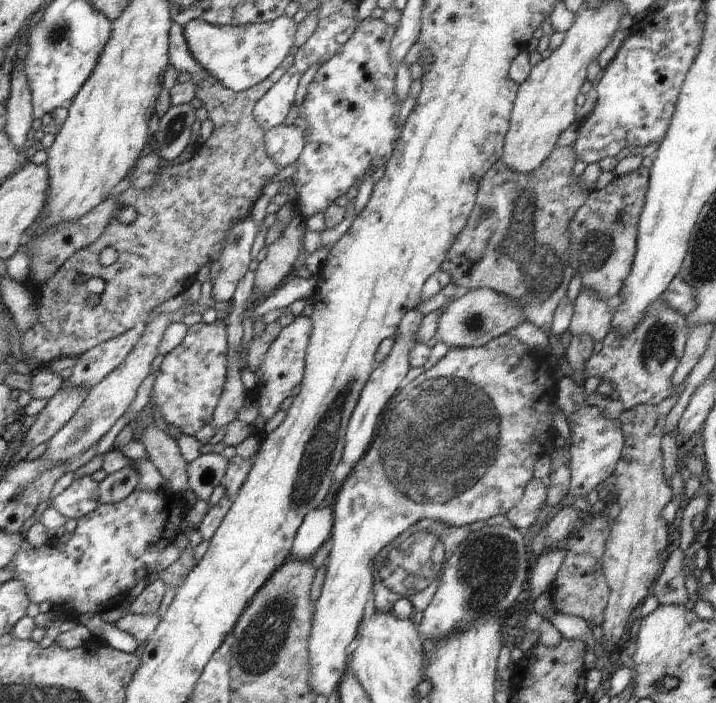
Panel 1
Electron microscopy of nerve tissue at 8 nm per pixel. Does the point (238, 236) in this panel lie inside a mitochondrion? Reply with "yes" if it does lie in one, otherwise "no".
yes

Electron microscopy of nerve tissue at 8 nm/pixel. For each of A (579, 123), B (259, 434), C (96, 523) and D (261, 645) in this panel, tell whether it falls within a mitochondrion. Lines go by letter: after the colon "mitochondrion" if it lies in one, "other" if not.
A: other
B: other
C: other
D: mitochondrion

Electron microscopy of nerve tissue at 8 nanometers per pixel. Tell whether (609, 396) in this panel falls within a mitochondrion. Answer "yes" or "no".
no

